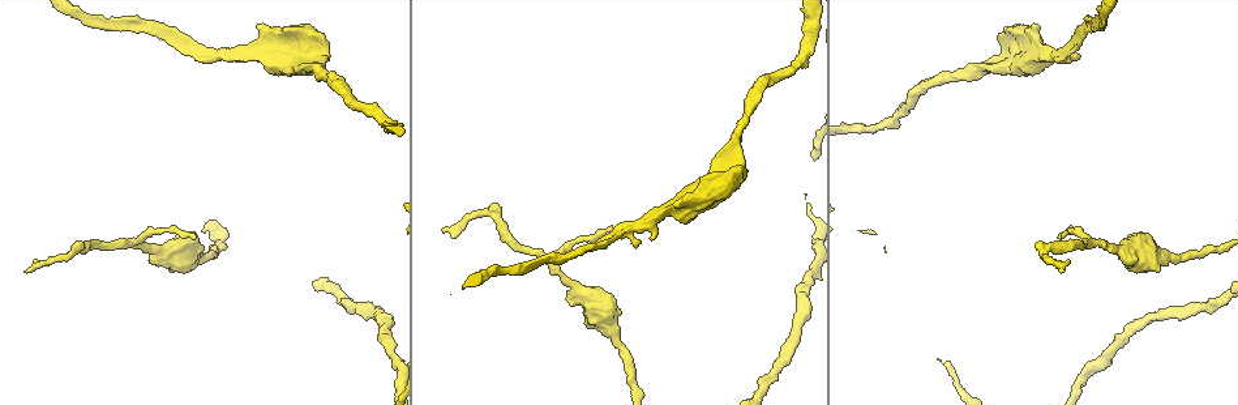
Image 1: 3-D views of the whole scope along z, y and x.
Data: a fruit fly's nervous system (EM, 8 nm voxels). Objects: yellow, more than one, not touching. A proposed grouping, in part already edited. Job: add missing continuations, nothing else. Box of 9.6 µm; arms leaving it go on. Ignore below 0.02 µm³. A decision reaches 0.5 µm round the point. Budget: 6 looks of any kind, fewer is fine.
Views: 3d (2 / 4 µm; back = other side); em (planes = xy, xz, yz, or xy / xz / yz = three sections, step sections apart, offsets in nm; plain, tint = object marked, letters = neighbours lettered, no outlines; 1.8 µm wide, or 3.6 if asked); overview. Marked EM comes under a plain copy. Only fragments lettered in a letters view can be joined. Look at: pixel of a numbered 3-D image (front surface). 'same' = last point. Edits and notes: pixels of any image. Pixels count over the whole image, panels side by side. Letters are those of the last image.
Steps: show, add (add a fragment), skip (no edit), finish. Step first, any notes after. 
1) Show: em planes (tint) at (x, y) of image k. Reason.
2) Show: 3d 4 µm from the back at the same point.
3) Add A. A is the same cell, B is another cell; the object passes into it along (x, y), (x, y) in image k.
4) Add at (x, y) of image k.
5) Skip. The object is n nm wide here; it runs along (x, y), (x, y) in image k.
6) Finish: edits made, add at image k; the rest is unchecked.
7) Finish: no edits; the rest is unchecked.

Show: em xz step 8 (letters) at (1032, 25) of image 1. Branch stops here.

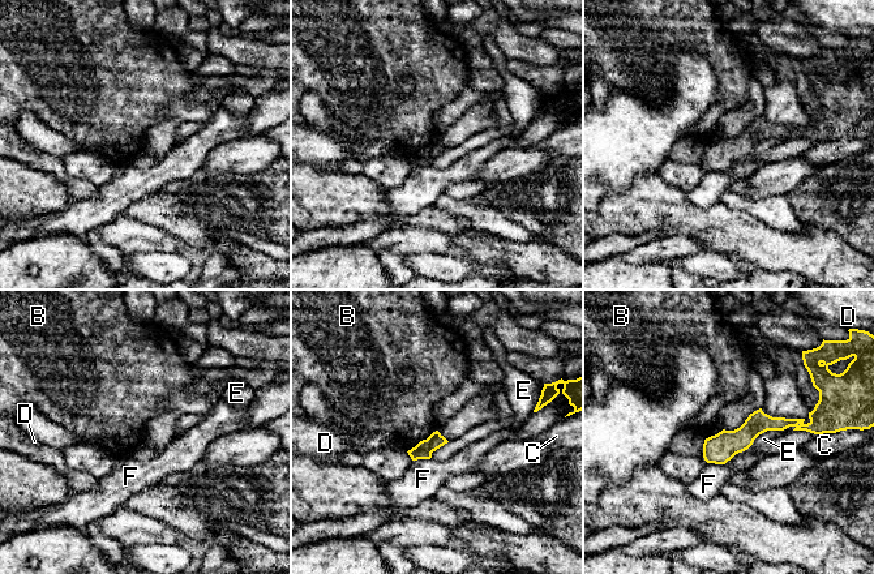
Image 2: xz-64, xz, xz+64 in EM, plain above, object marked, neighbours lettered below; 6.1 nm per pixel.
Show: em planes (letters) at the same point. Another direction.

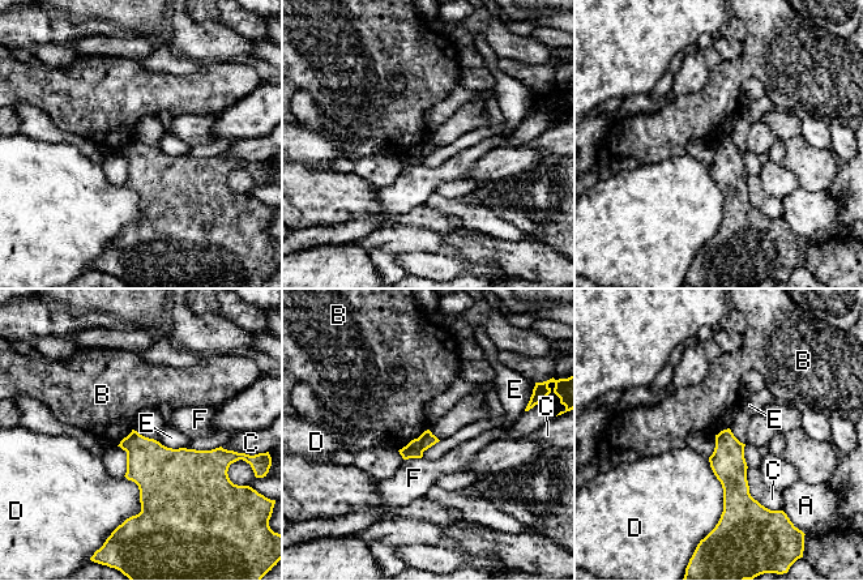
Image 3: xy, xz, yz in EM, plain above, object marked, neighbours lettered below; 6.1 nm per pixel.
Skip. A, B, C, D, E and F are other cells; a border runs along (424, 431), (398, 451) in image 3; none of them fits.

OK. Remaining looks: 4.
Show: em xy step 8 (tint) at (611, 229) of image 1.

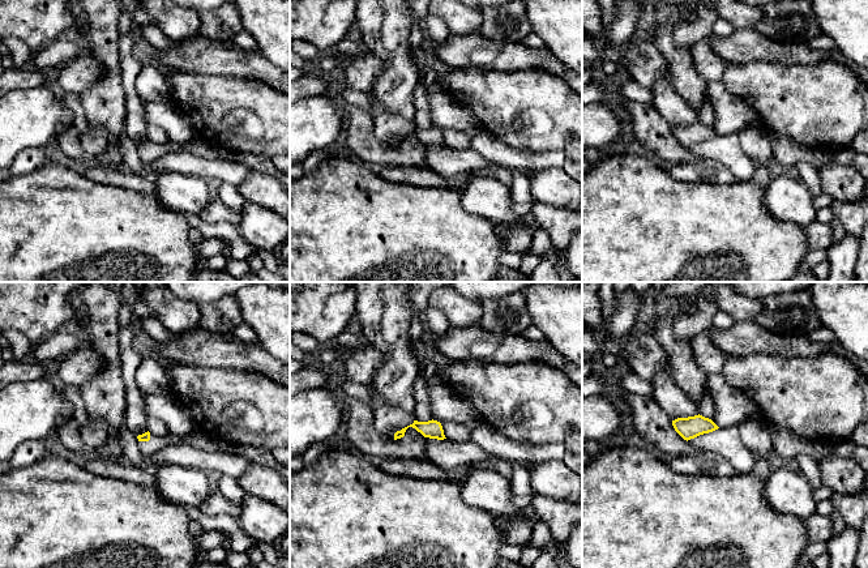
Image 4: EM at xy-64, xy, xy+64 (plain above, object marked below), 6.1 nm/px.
Show: em planes (letters) at the same point.

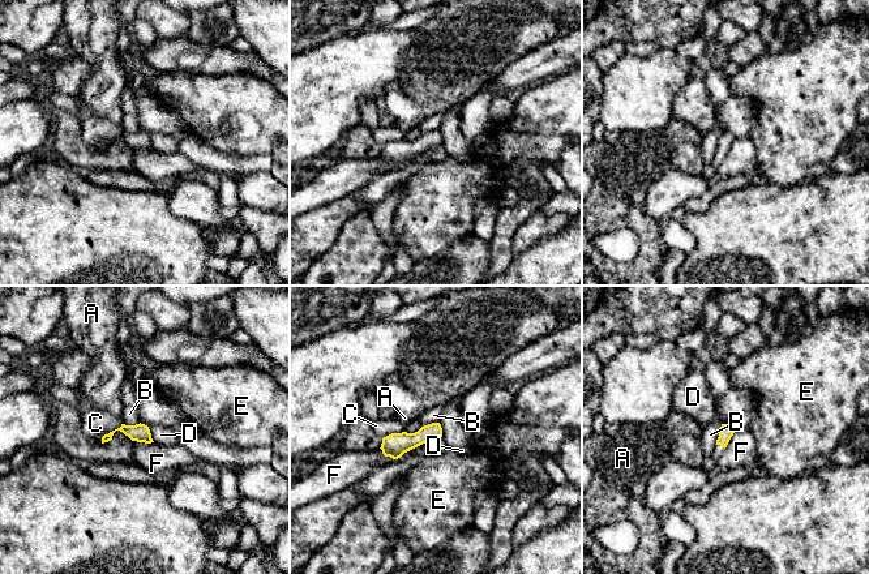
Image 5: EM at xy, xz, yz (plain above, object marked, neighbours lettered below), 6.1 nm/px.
Skip. The longest contact is with F, 400 nm; A, B, C, D, E and F are other cells; a border runs along (441, 436), (397, 458), (380, 449) in image 5; none of them fits.

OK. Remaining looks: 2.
Show: em xz step 16 (letters) at (25, 272) of image 1. Branch stops here.

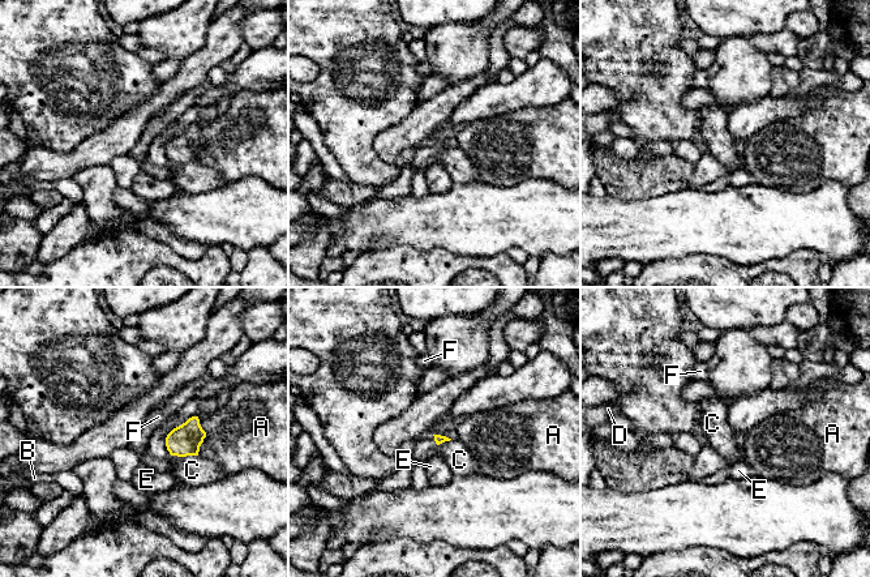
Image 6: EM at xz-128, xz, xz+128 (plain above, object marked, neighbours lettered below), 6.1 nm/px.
Show: em planes (letters) at the same point. Another direction.

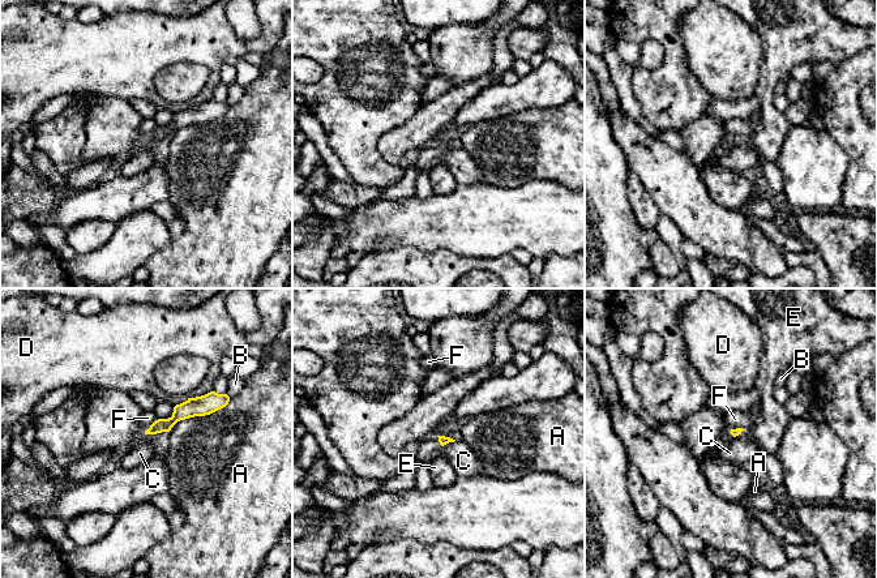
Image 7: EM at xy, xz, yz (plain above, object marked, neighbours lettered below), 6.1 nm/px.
Skip. A, B, C, D, E and F are other cells; it runs along (218, 405), (193, 406), (150, 431) in image 7; no lettered fragment goes on from it.

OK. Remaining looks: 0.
Finish: no edits; the rest is unchecked.

